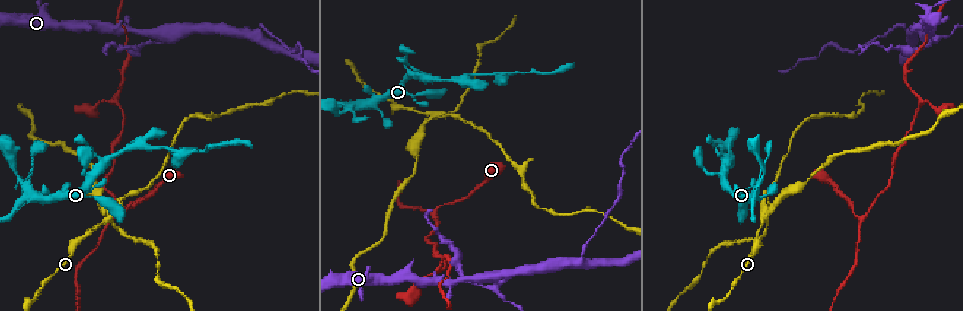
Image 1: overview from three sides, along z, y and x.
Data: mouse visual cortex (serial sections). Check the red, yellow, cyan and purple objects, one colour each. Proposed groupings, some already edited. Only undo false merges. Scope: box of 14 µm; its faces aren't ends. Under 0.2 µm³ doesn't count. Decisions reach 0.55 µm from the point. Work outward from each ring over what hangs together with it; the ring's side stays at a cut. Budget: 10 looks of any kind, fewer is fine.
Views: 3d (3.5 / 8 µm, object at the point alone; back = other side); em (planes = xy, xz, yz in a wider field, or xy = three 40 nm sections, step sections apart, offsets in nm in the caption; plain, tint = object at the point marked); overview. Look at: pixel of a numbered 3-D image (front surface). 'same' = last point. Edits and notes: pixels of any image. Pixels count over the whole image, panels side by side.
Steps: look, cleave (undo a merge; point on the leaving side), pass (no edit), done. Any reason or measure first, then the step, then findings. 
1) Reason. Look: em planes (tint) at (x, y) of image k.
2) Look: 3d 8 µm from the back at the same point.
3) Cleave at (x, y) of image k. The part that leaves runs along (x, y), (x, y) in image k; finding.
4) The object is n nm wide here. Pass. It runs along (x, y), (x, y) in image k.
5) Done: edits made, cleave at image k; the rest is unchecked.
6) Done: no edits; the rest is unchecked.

Narrows sharply. Look: 3d 3.5 µm at (932, 42) of image 1.

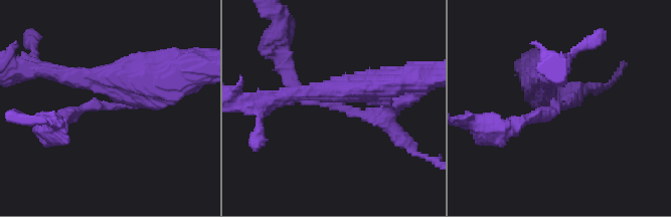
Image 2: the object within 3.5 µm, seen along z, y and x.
The arms are 200, 250 nm wide; now the EM. Look: em xy step 5 (tint) at (104, 104) of image 2.

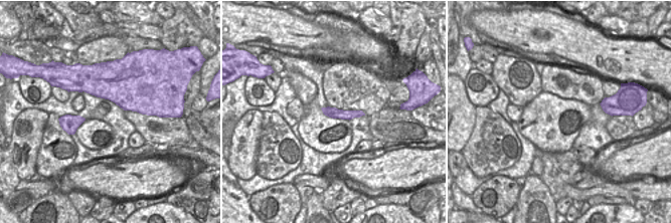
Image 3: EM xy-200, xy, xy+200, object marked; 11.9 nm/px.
Cut it another way. Look: em planes (tint) at the same point.

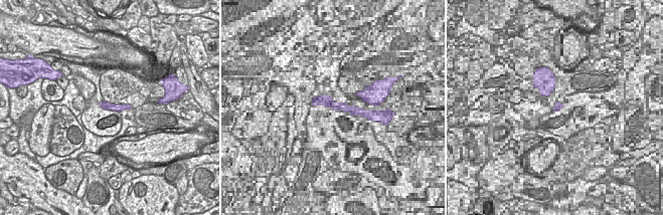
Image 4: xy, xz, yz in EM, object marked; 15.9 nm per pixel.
Pass. All the same cell.

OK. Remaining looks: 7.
Abrupt turn. Look: 3d 3.5 µm at (257, 33) of image 1.

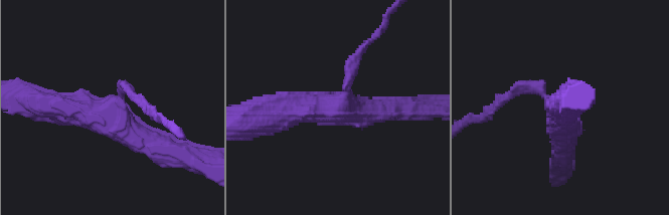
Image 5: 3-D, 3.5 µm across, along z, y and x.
3 arms meet here; the arms are 200, 300, 450 nm wide. Look: em xy step 2 (tint) at (109, 114) of image 5.

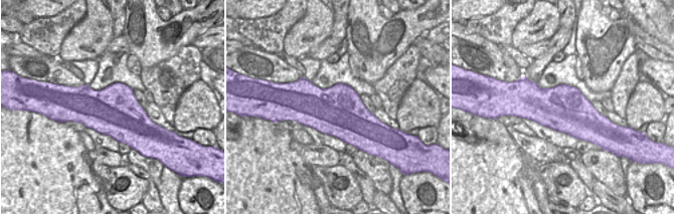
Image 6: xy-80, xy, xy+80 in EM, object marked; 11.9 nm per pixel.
The object is 600 nm wide here. Pass. It runs along (43, 103), (109, 113), (167, 150) in image 5; one cell here.

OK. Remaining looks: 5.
Sharp bend. Look: 3d 3.5 µm at (621, 177) of image 1.

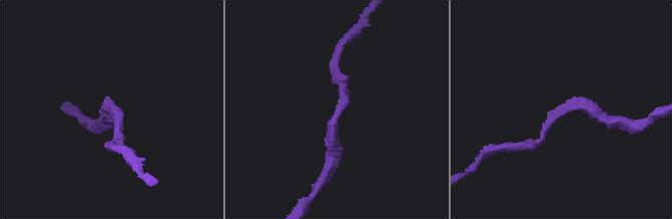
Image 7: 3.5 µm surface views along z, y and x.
Look: em xy step 3 (tint) at (566, 108) of image 7.

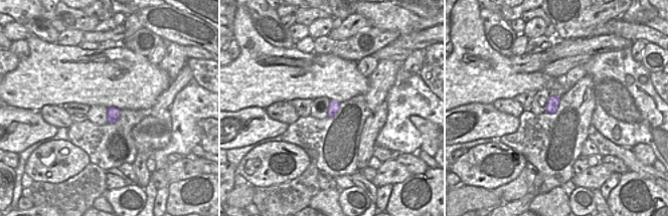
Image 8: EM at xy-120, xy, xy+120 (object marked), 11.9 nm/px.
The arms are 150, 200 nm wide. Pass. It runs along (329, 170), (332, 121), (344, 100), (335, 69) in image 7; one cell here.

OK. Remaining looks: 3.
Three-way junction. Look: 3d 3.5 µm from the back at (108, 217) of image 1.

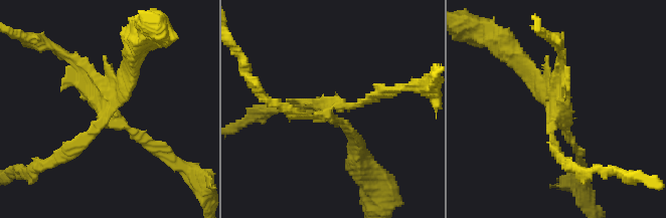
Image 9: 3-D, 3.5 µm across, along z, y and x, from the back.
Now the EM. Look: em xy step 5 (tint) at (104, 113) of image 9.

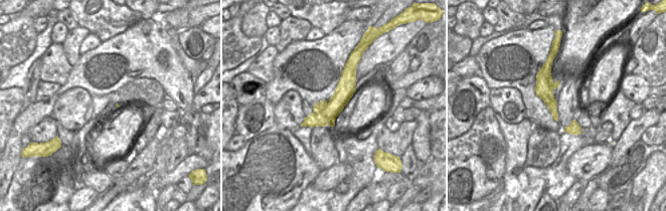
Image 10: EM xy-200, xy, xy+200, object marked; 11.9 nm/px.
Cleave at (129, 84) of image 9. The part that leaves runs along (105, 106), (121, 93), (139, 38) in image 9; two cells meet here.

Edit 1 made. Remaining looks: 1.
Done: edits made, cleave at image 9; the rest is unchecked.

